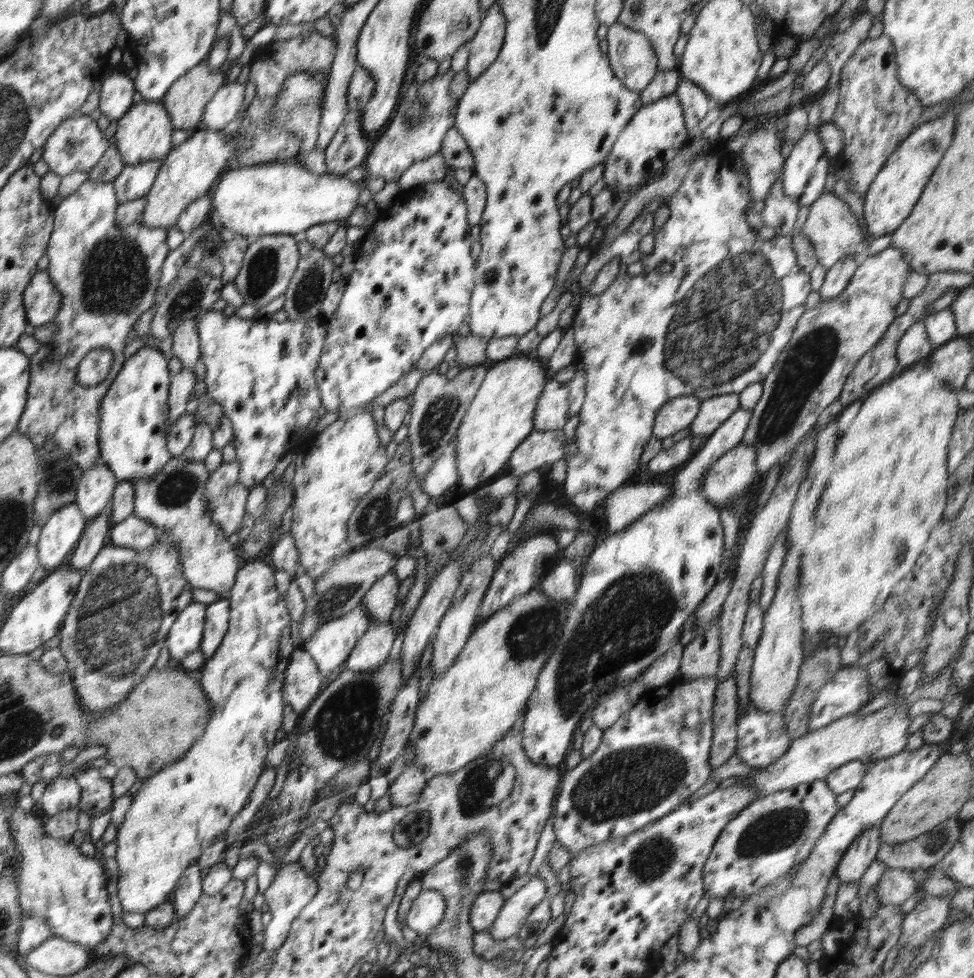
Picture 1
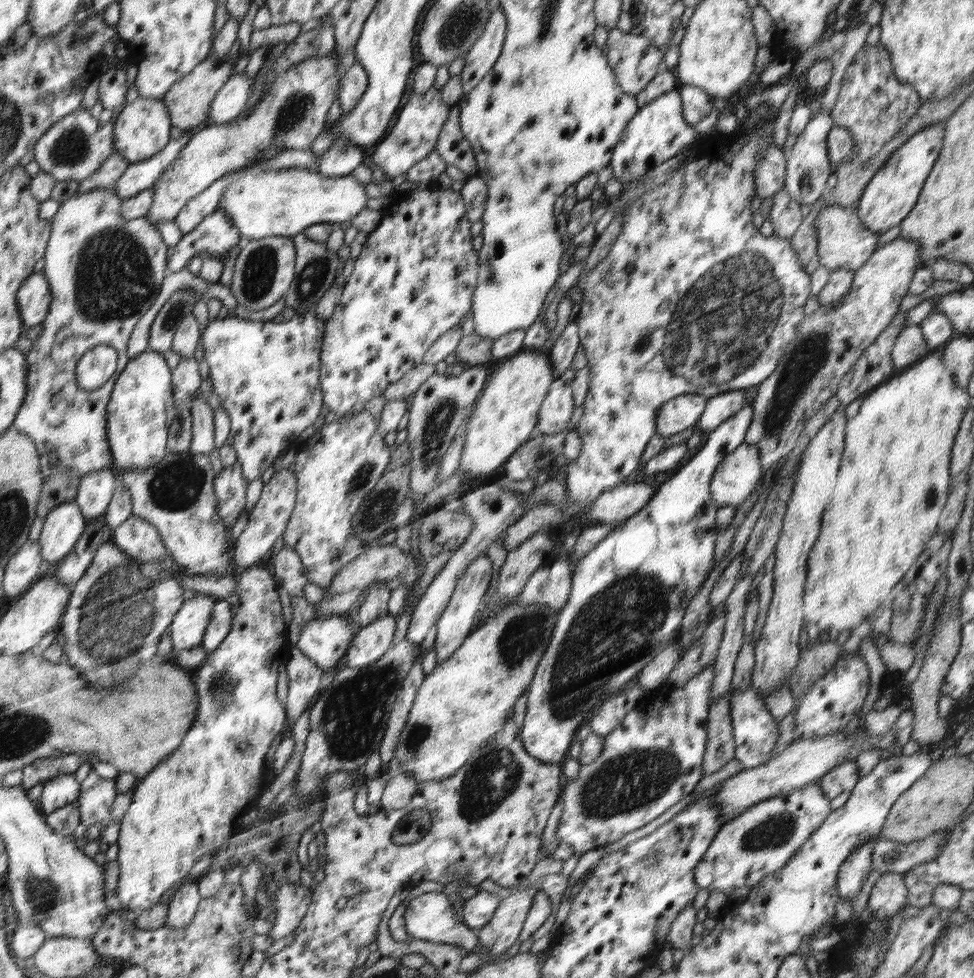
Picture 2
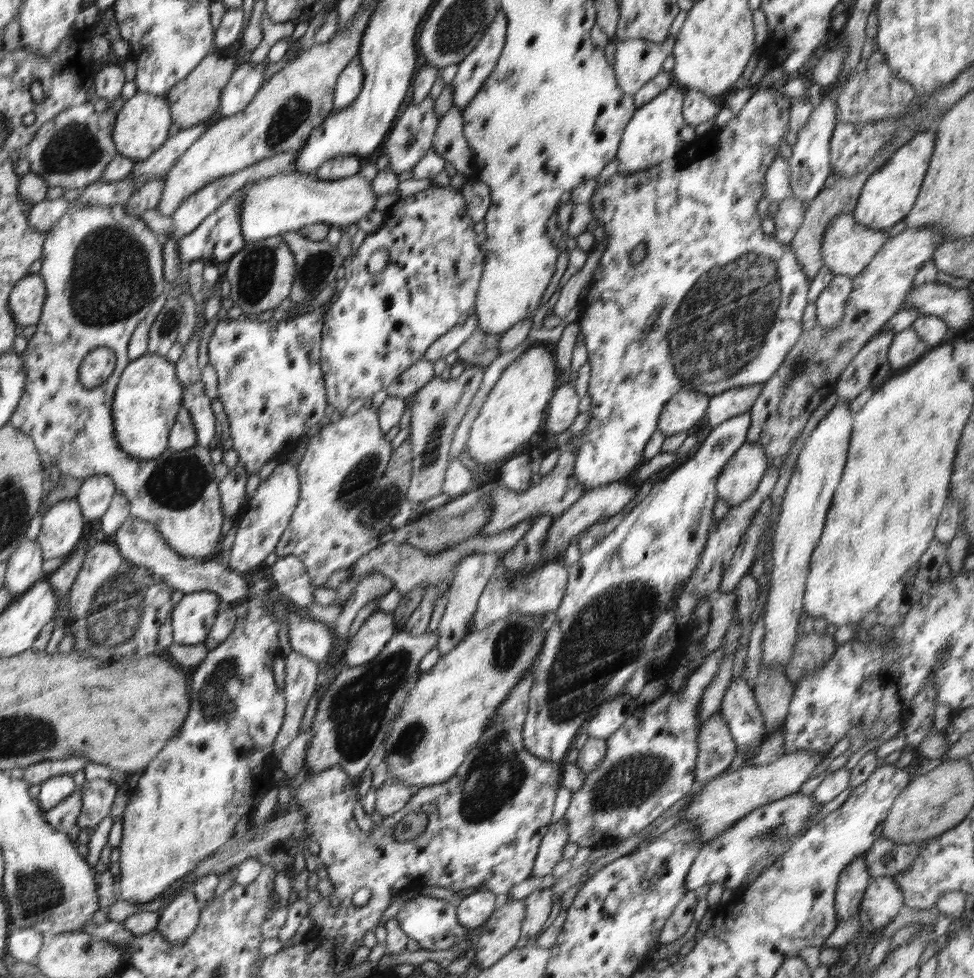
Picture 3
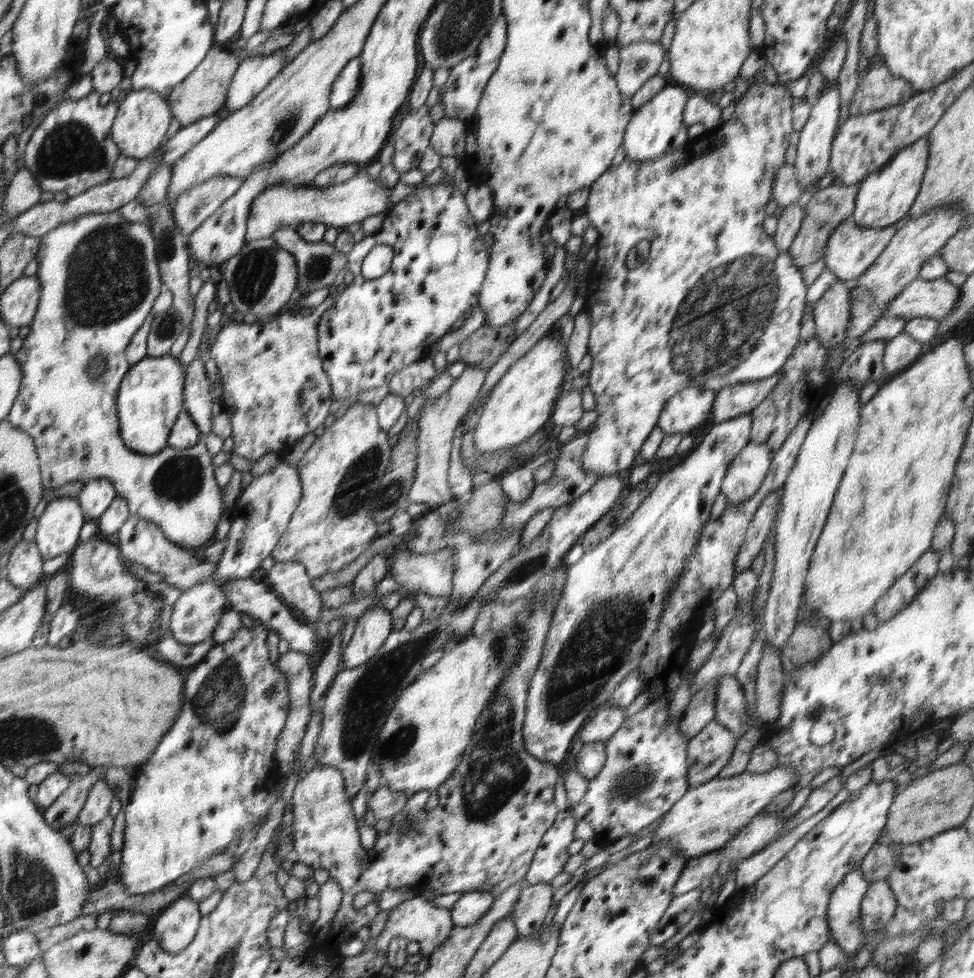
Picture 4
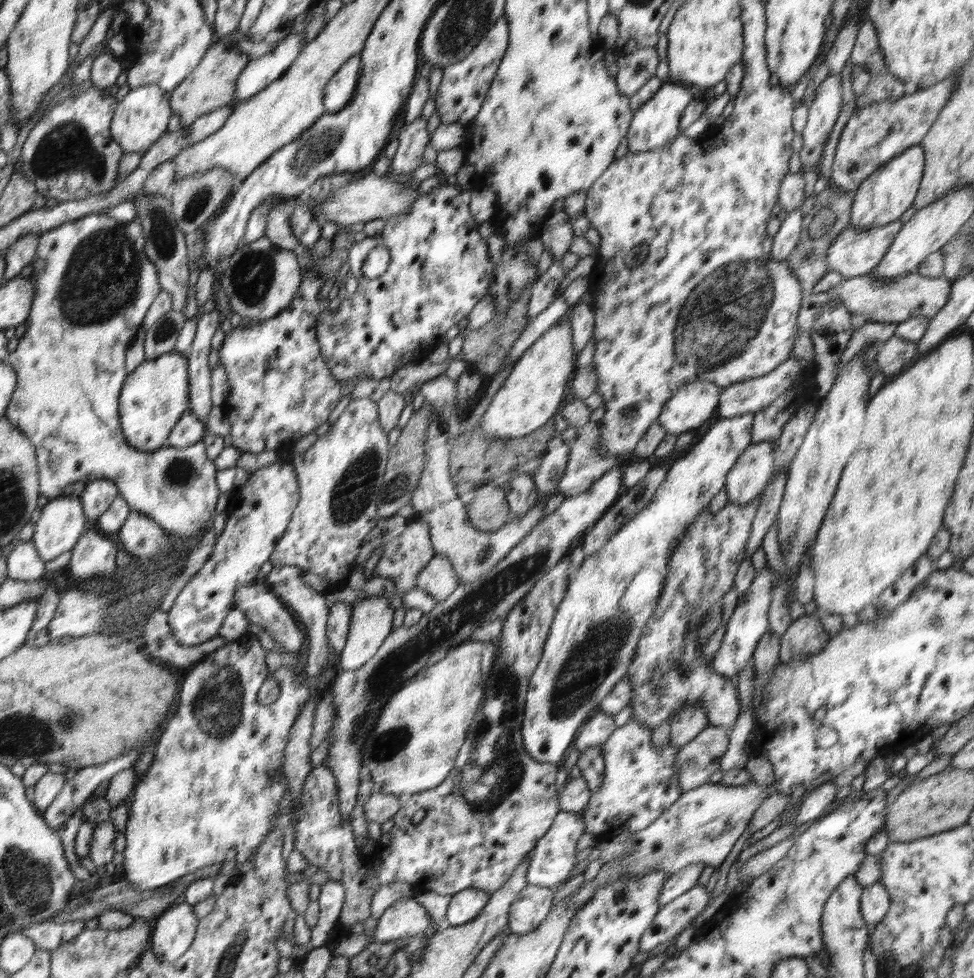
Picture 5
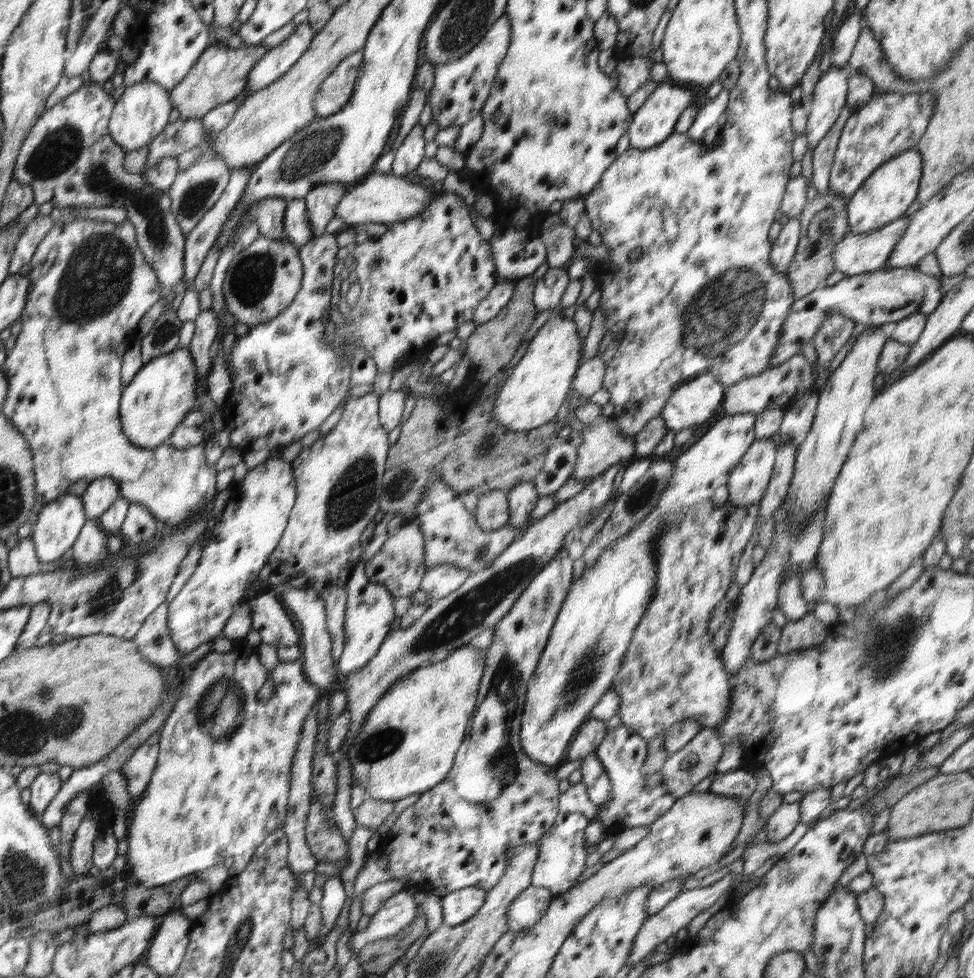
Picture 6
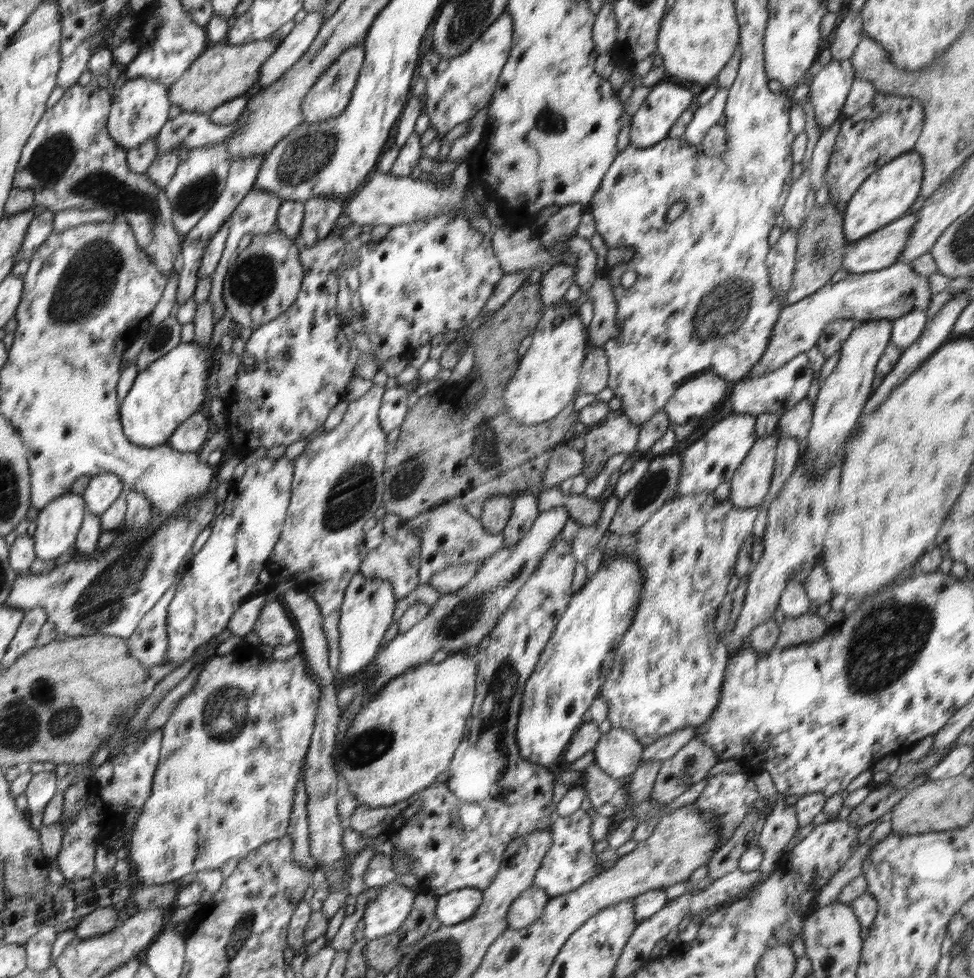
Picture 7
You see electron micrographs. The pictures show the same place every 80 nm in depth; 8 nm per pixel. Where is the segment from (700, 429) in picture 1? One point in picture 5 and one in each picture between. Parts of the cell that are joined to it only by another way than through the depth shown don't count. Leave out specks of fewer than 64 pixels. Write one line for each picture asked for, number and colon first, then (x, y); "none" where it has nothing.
2: (719, 408)
3: (725, 405)
4: (737, 400)
5: (750, 396)

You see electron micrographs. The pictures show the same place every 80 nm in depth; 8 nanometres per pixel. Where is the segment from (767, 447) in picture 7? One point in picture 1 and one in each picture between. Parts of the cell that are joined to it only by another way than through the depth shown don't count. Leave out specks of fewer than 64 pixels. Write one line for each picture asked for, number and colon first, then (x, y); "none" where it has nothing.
1: (731, 475)
2: (735, 479)
3: (742, 474)
4: (745, 474)
5: (752, 472)
6: (747, 484)

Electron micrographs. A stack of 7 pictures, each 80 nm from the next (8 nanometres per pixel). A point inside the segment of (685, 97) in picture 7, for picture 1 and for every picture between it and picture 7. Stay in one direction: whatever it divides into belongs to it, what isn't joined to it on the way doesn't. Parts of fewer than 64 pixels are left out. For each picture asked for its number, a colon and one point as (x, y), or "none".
1: (652, 137)
2: (658, 132)
3: (657, 131)
4: (656, 127)
5: (656, 123)
6: (652, 124)

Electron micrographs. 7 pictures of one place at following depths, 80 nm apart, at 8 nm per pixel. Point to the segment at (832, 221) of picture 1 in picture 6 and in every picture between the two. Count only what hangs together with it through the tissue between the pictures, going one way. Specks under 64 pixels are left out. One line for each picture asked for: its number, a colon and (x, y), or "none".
2: (843, 242)
3: (848, 247)
4: (850, 251)
5: (854, 252)
6: (855, 254)

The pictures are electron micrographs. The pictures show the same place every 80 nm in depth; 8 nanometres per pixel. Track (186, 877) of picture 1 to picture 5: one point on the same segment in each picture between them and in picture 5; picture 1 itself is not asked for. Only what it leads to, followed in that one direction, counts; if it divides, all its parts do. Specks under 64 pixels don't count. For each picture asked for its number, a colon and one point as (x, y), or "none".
2: (181, 909)
3: (180, 915)
4: (177, 924)
5: (176, 928)

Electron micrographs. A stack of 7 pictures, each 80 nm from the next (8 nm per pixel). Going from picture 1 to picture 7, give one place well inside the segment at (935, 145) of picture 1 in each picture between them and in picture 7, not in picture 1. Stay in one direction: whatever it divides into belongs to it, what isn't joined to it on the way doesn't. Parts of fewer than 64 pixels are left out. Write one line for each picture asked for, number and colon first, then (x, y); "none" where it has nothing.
2: (892, 192)
3: (890, 192)
4: (885, 196)
5: (883, 197)
6: (886, 194)
7: (886, 195)

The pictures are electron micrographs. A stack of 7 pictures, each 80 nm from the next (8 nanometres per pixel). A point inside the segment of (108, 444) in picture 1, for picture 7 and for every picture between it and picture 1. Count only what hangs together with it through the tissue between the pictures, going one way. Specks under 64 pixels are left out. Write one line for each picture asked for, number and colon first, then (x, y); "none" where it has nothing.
2: (142, 407)
3: (147, 399)
4: (150, 398)
5: (155, 397)
6: (161, 395)
7: (168, 392)

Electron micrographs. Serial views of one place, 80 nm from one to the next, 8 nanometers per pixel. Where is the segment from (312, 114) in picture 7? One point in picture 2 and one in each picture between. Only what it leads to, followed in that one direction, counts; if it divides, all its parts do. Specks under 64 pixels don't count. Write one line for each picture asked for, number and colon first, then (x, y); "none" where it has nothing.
2: (352, 85)
3: (350, 83)
4: (346, 87)
5: (340, 90)
6: (334, 95)

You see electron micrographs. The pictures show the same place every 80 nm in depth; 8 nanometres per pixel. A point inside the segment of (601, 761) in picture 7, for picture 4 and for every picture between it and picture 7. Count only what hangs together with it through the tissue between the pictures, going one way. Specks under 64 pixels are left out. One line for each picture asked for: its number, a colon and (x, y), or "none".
4: (645, 773)
5: (640, 782)
6: (636, 800)

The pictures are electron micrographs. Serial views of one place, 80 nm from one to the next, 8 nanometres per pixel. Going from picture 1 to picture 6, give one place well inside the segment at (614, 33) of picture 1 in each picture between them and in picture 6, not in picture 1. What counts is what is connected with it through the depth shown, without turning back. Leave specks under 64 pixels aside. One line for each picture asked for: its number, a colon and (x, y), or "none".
2: (634, 59)
3: (637, 61)
4: (639, 61)
5: (637, 67)
6: (633, 72)

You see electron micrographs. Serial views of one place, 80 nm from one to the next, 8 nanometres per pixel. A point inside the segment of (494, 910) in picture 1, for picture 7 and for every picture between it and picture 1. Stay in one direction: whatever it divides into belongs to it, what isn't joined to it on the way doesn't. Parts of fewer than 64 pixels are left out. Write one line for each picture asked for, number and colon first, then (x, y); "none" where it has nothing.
2: (477, 911)
3: (474, 910)
4: (467, 910)
5: (464, 906)
6: (458, 906)
7: (454, 907)

